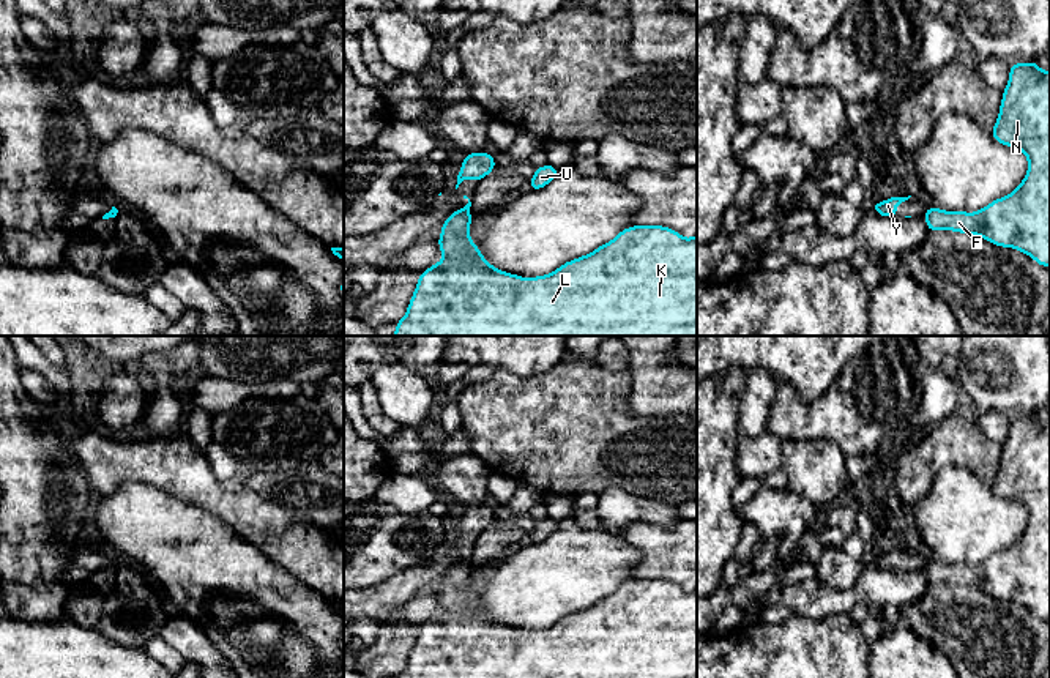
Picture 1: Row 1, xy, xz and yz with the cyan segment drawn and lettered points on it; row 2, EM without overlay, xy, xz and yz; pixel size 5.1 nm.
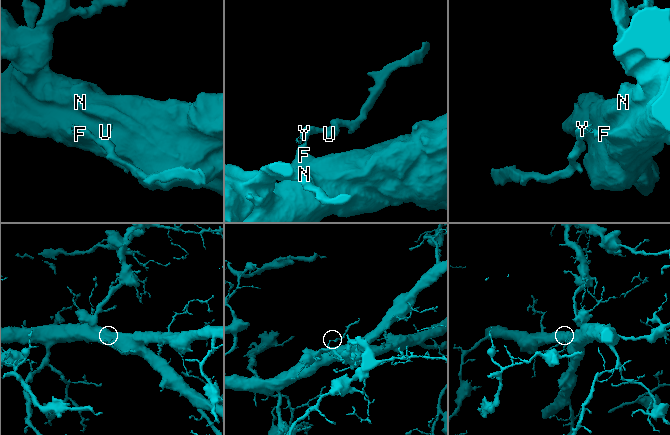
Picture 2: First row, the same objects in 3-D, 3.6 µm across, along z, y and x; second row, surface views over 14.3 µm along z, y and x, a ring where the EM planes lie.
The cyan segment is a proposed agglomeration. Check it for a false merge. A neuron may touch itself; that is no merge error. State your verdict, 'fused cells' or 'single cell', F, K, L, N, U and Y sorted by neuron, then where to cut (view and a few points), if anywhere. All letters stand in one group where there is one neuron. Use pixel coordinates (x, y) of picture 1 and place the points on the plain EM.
fused cells | F K L N / U Y | xz (461, 562), (469, 565)

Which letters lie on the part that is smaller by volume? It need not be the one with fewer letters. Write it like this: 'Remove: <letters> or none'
Remove: U, Y

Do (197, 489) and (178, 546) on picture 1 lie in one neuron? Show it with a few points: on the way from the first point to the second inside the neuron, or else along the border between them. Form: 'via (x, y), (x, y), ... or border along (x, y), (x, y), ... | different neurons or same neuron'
border along (160, 489), (197, 505), (226, 522) | different neurons

